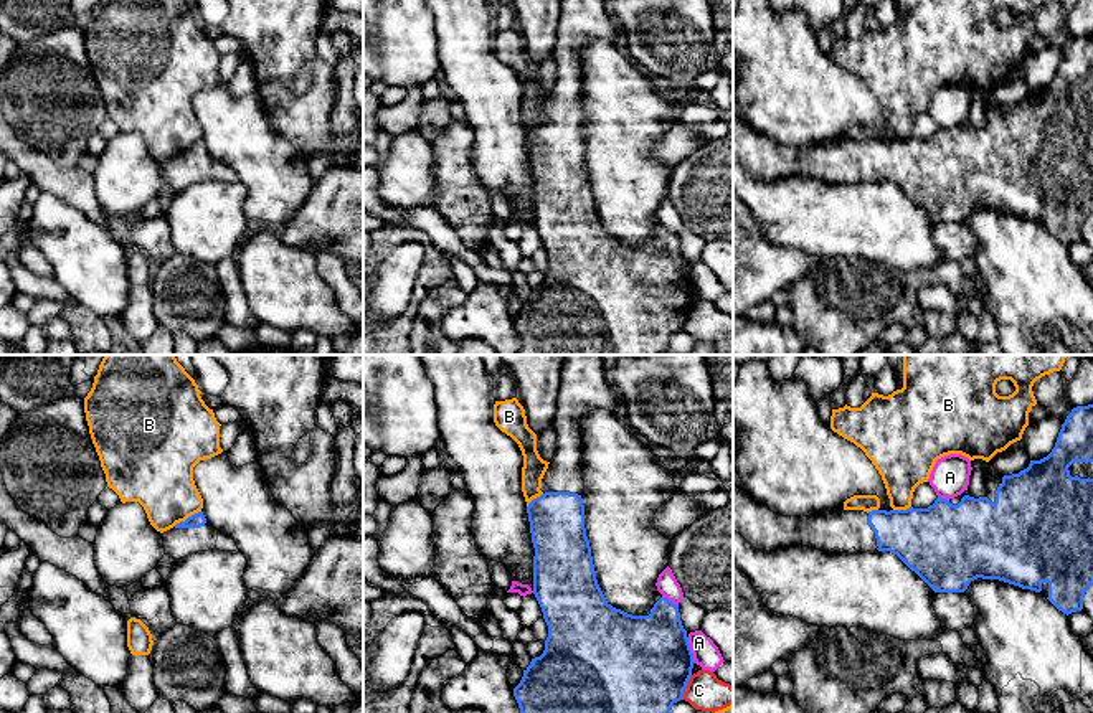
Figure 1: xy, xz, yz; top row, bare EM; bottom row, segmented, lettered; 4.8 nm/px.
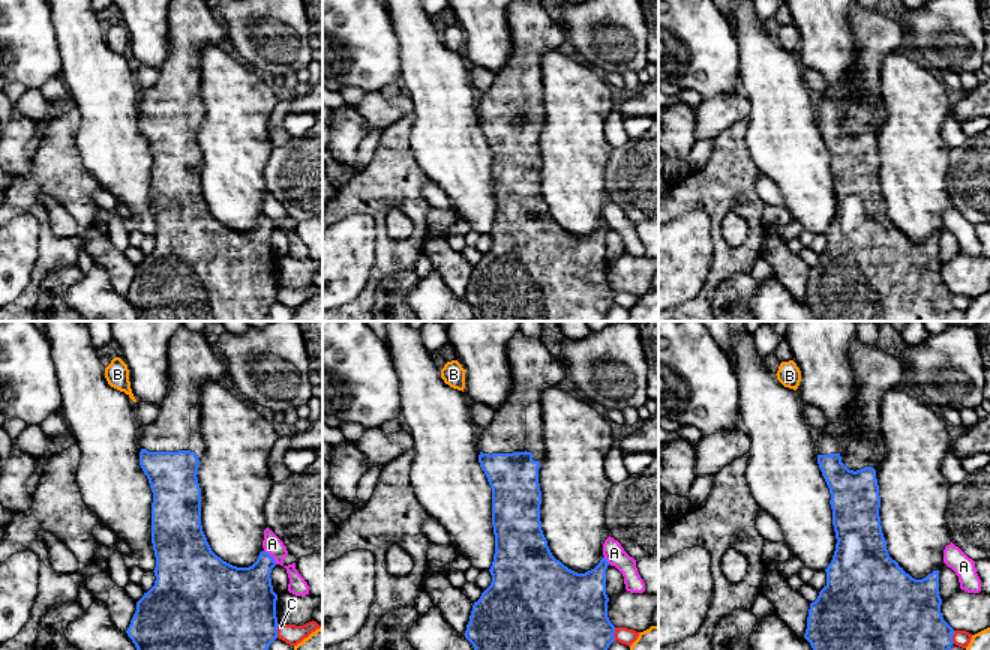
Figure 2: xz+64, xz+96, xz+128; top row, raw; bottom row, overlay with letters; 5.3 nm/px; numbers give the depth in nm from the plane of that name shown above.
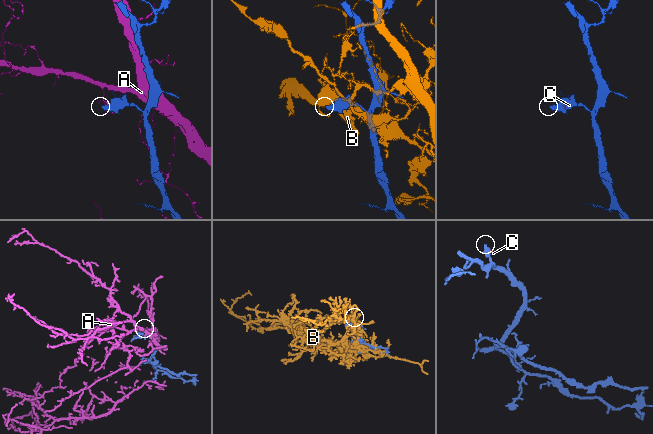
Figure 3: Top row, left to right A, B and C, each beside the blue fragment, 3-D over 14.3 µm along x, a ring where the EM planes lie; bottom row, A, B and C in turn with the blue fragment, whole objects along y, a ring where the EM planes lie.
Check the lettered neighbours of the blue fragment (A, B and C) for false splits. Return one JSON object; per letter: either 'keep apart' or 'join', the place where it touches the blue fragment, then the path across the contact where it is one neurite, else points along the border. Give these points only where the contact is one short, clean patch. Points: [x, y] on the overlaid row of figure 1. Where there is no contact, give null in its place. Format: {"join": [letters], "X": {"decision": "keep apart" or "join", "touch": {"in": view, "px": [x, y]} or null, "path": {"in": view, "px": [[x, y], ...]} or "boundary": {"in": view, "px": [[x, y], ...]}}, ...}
{"join": [], "A": {"decision": "keep apart", "touch": {"in": "xz", "px": [690, 651]}}, "B": {"decision": "keep apart", "touch": {"in": "xy", "px": [189, 517]}}, "C": {"decision": "keep apart", "touch": {"in": "xz", "px": [686, 687]}, "boundary": {"in": "xz", "px": [[692, 675], [682, 698]]}}}

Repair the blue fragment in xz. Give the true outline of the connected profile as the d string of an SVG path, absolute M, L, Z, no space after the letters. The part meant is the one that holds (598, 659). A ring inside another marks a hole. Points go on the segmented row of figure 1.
M599 355L565 356L553 423L556 451L542 479L543 493L527 507L535 548L533 594L548 637L543 654L532 659L513 688L520 713L670 713L692 677L695 660L679 604L660 597L649 616L632 616L613 607L596 579L584 528L578 419L594 409L614 411L617 401Z

